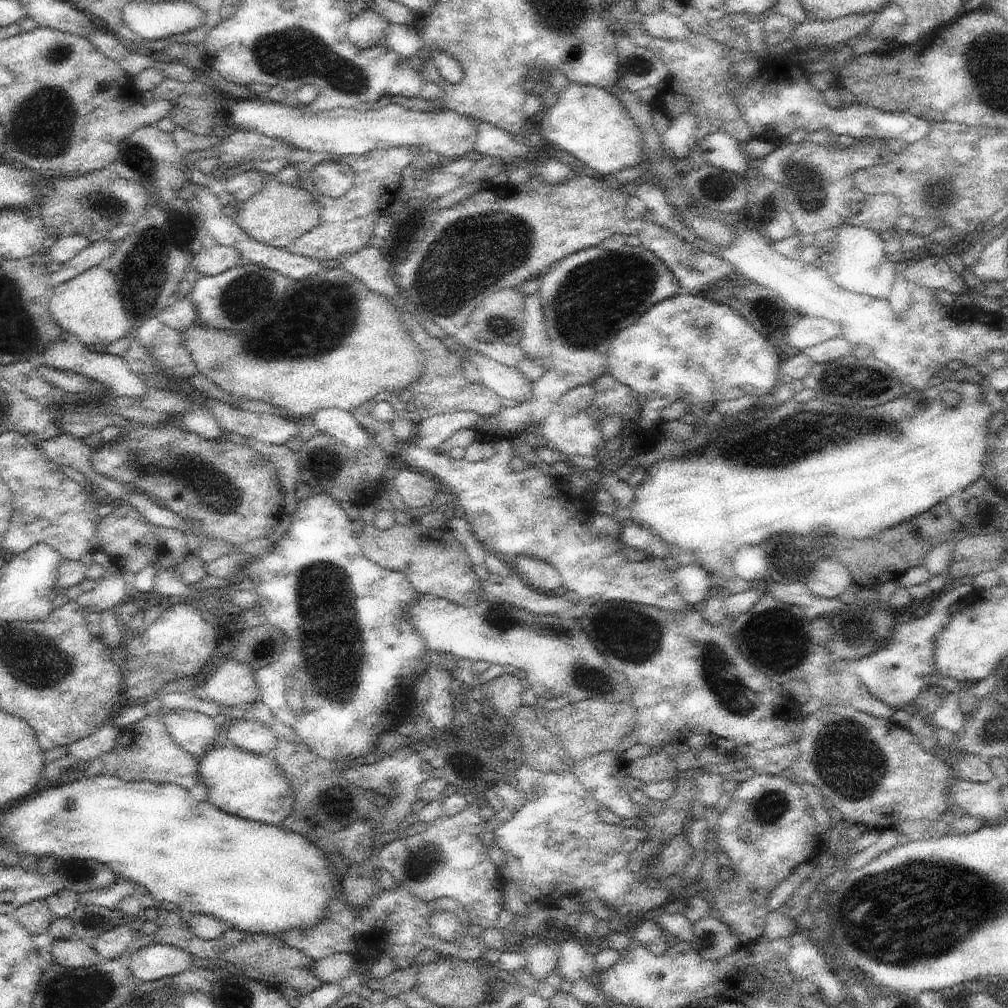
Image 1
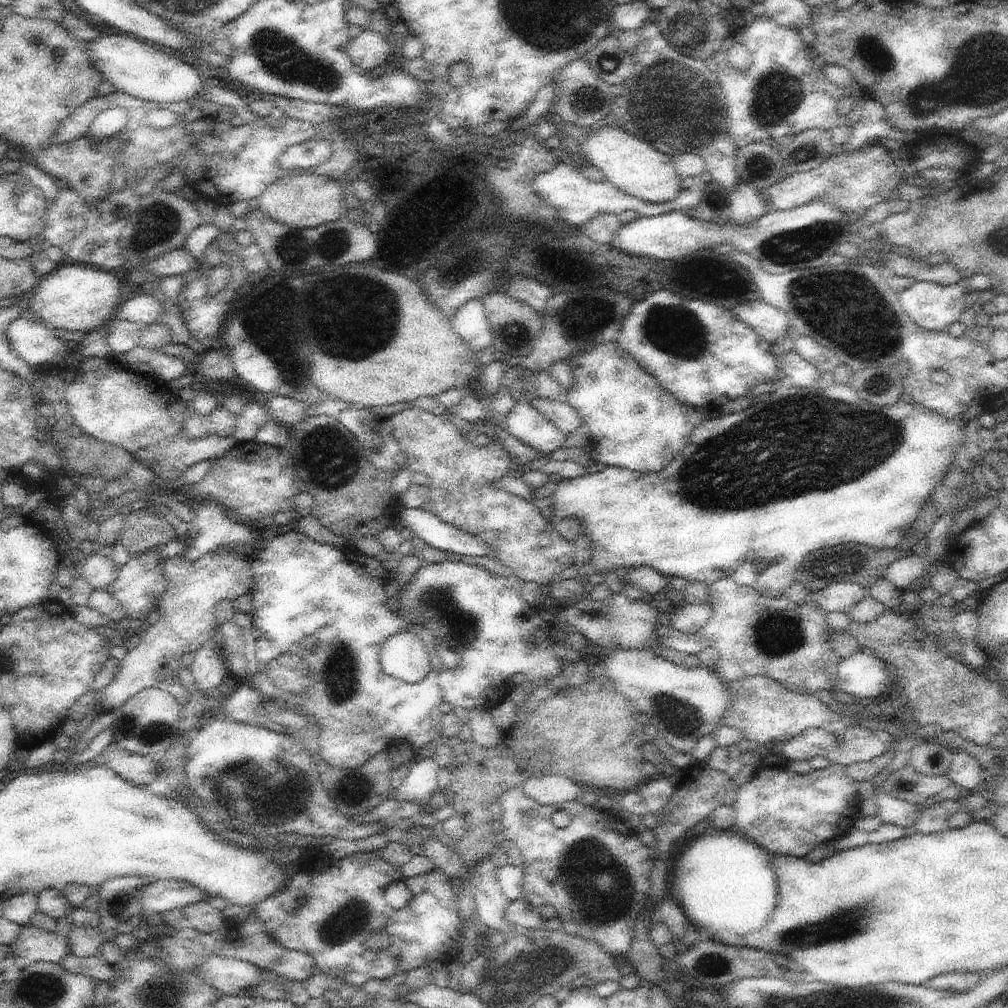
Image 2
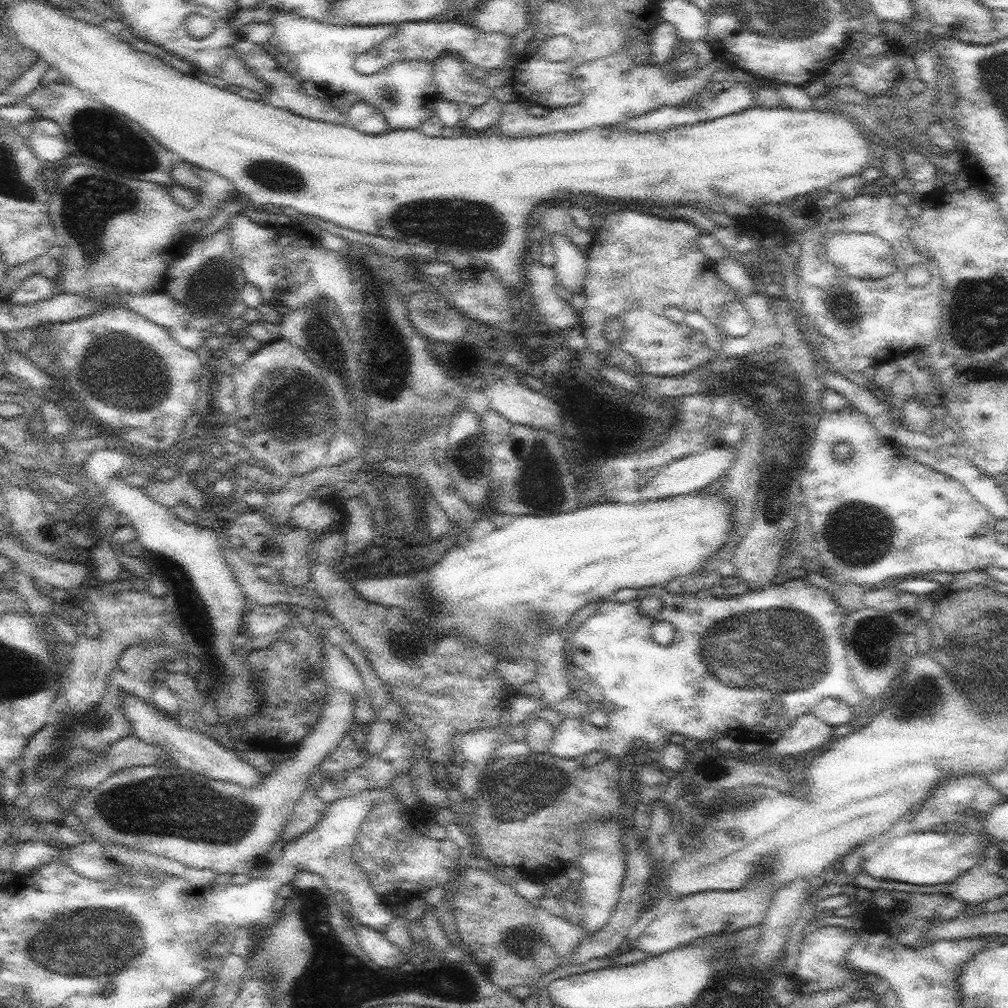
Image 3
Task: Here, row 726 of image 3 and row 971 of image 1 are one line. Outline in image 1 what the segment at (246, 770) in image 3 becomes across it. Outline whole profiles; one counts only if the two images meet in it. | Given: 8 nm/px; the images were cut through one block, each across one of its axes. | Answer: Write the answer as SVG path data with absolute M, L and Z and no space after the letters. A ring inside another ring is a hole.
M152 943L130 954L128 968L139 982L152 982L164 976L176 977L199 965L194 962L192 953L174 945Z

